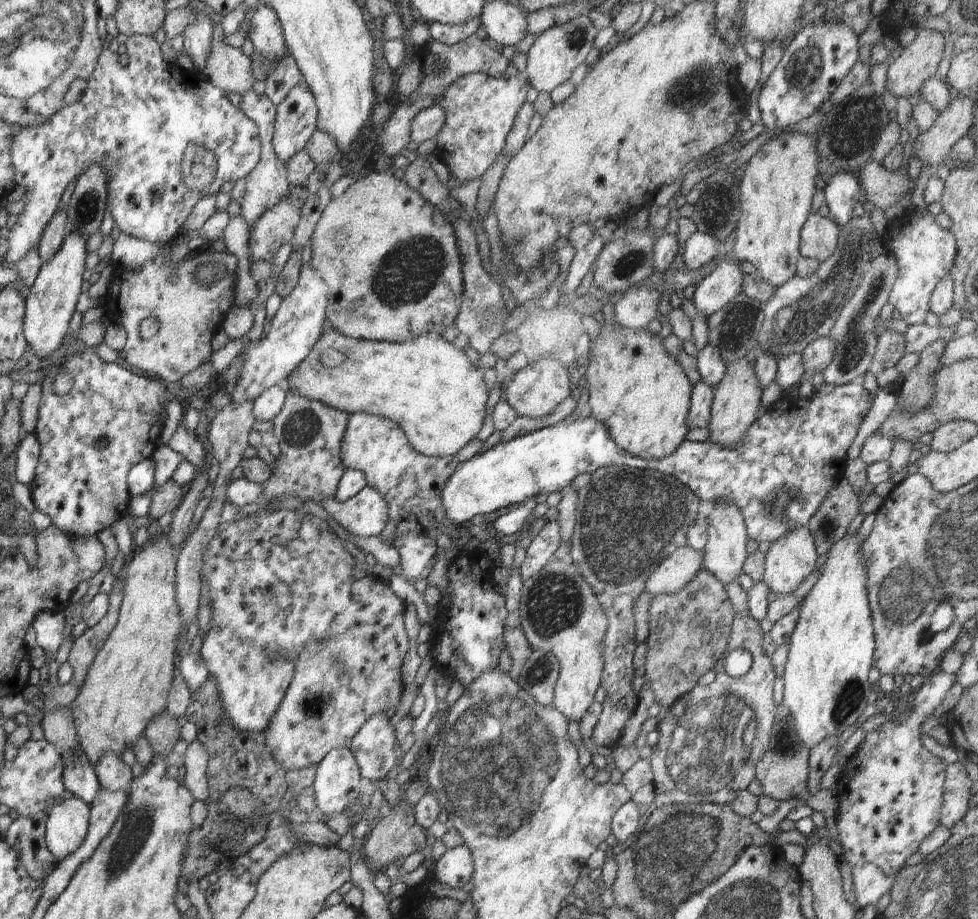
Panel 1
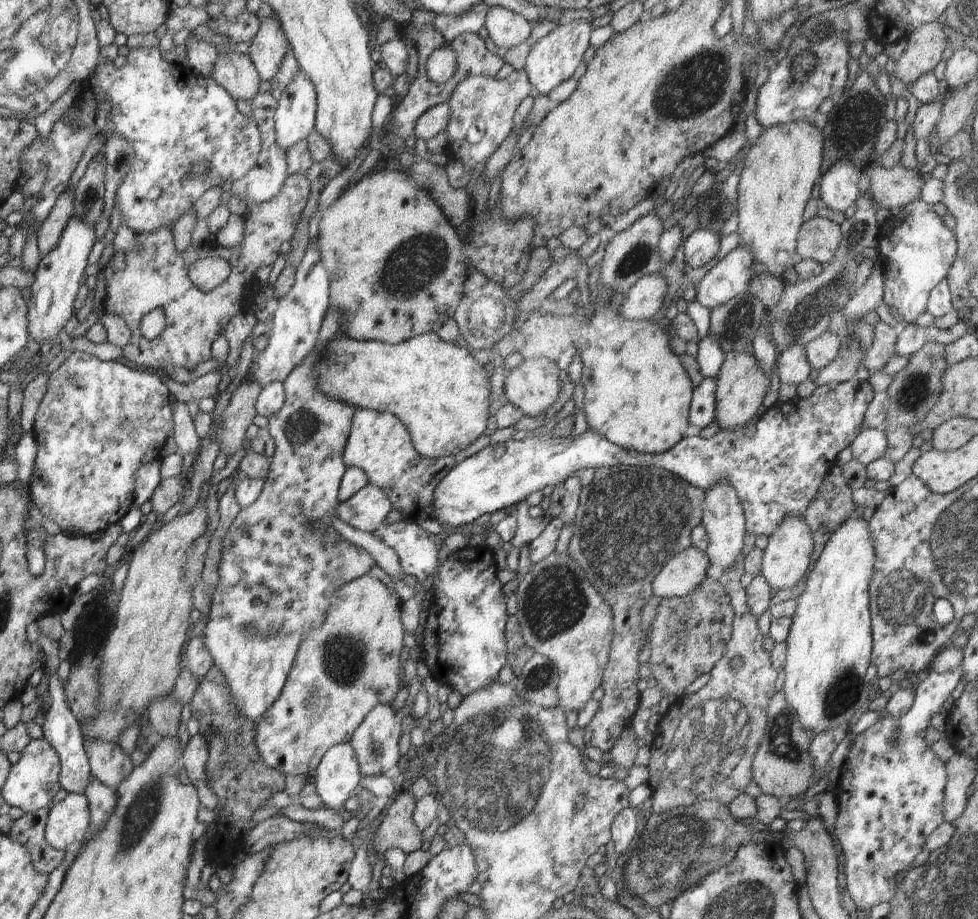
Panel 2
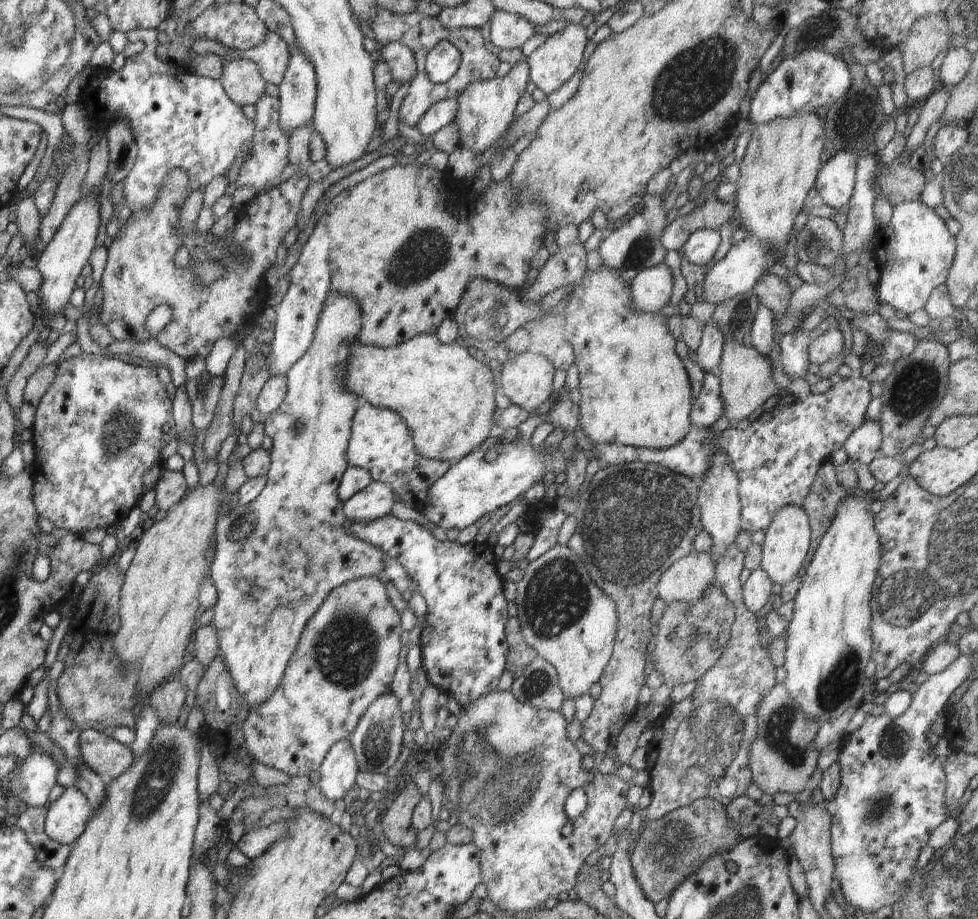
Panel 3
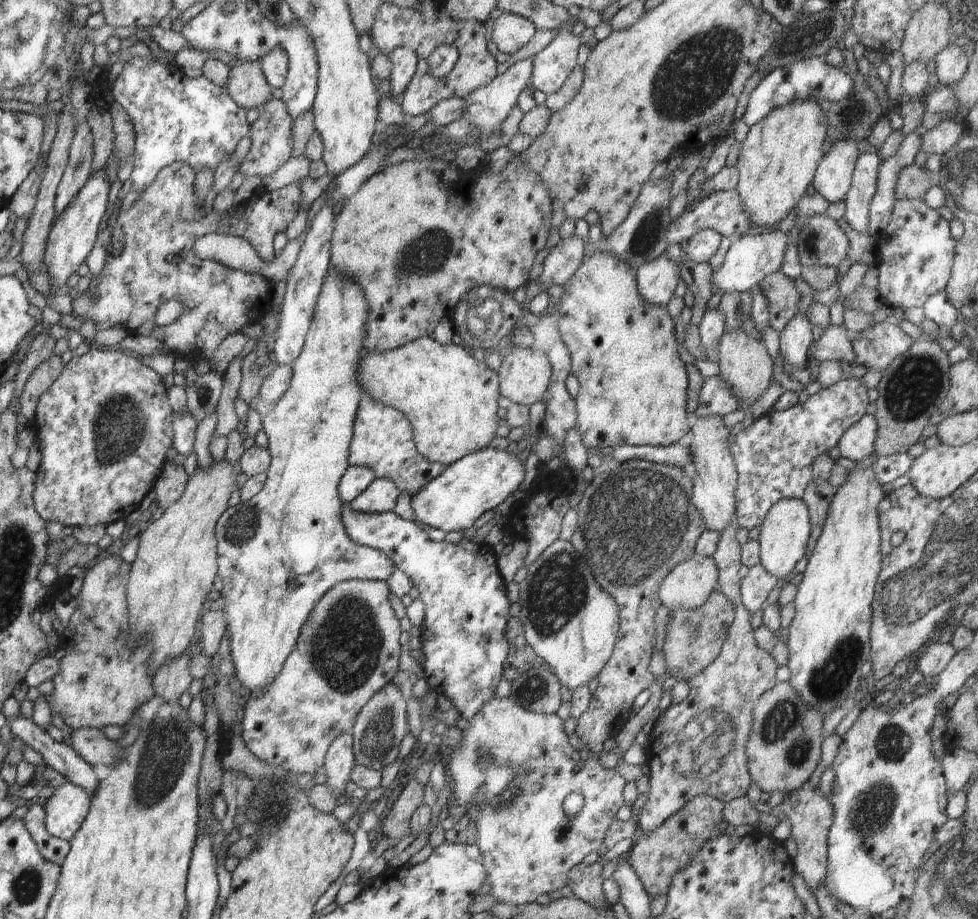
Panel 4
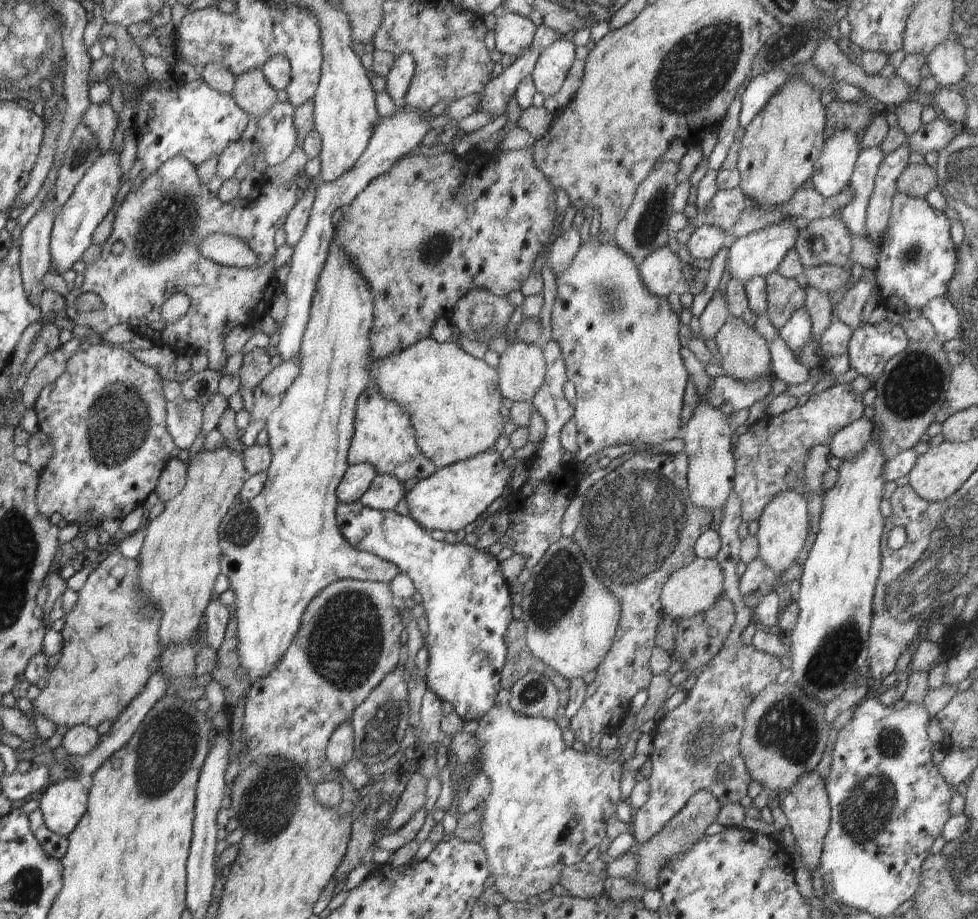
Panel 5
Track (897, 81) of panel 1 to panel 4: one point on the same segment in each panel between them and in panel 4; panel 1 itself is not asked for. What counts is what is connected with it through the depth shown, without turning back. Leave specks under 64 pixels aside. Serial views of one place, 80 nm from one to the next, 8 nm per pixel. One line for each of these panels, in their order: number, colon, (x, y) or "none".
2: (927, 43)
3: (930, 35)
4: (928, 32)

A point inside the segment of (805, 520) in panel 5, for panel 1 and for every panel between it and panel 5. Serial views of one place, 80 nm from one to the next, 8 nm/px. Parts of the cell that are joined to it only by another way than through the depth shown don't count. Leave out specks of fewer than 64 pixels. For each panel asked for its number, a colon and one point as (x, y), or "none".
1: (788, 562)
2: (786, 559)
3: (787, 544)
4: (784, 534)

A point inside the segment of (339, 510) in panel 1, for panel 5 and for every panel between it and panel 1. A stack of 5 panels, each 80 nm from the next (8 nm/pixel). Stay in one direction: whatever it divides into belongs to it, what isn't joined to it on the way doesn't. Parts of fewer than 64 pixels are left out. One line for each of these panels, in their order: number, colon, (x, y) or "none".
2: (367, 510)
3: (376, 500)
4: (380, 497)
5: (386, 491)

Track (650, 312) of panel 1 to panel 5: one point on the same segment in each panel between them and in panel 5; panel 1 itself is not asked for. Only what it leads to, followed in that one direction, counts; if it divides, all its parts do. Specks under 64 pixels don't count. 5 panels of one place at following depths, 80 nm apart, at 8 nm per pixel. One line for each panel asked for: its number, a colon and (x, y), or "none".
2: (644, 300)
3: (651, 288)
4: (657, 280)
5: (661, 270)

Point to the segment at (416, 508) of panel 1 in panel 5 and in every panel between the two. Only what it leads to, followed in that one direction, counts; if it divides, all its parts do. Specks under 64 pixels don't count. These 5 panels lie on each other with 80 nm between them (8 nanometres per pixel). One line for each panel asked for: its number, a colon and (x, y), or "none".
2: (378, 444)
3: (381, 442)
4: (382, 439)
5: (384, 436)

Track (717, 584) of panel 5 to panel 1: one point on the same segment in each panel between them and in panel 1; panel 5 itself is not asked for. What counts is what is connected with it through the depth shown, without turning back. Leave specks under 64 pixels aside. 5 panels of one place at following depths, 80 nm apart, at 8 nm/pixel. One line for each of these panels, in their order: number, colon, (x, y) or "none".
1: (680, 567)
2: (687, 570)
3: (685, 581)
4: (689, 585)

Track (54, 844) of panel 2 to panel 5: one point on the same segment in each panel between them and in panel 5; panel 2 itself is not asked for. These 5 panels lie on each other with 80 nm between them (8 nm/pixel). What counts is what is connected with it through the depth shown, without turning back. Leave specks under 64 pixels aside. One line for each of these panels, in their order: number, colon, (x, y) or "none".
3: (66, 820)
4: (65, 810)
5: (63, 804)

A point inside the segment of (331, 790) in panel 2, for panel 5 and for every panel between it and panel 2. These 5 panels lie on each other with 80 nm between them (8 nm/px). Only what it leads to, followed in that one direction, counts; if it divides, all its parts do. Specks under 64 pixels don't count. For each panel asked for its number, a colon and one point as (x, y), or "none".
3: (339, 769)
4: (339, 760)
5: (339, 750)

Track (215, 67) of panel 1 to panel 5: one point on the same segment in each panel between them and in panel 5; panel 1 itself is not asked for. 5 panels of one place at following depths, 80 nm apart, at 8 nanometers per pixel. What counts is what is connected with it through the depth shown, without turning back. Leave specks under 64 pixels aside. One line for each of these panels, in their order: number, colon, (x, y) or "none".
2: (234, 73)
3: (241, 81)
4: (247, 86)
5: (252, 93)

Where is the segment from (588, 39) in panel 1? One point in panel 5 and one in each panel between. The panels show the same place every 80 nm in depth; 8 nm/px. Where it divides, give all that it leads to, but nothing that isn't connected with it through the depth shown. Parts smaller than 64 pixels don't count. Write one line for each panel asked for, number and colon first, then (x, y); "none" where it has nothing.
2: (553, 59)
3: (556, 61)
4: (552, 66)
5: (551, 67)

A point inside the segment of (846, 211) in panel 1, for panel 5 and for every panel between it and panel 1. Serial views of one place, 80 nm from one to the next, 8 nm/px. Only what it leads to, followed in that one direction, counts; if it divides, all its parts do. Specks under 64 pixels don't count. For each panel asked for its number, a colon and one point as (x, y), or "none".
2: (842, 184)
3: (836, 181)
4: (832, 179)
5: (832, 171)

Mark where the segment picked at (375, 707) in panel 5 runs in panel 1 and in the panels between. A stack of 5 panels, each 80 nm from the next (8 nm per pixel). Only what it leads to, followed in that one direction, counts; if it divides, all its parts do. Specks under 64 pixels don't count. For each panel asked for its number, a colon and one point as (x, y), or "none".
1: (375, 748)
2: (376, 741)
3: (377, 739)
4: (379, 727)

